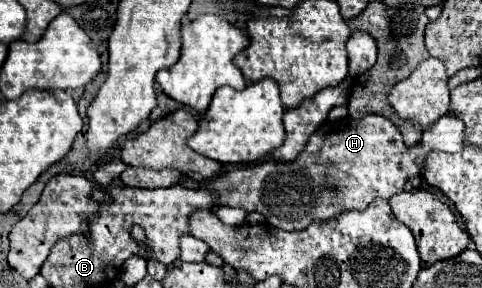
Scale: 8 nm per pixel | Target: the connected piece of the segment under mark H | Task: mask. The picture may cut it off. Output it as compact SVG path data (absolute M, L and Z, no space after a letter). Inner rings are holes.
M364 116L360 120L344 118L338 122L324 122L308 140L306 148L298 154L292 162L262 162L252 168L232 168L224 174L220 174L214 182L210 182L208 188L218 192L218 206L238 206L246 212L260 212L268 224L282 228L282 230L304 230L310 222L316 218L334 218L342 210L364 210L374 198L390 198L394 194L400 194L406 178L410 174L420 172L420 164L424 162L424 156L430 150L442 150L442 152L460 152L464 146L464 122L454 116L442 116L436 124L432 124L422 140L414 148L406 148L402 142L402 134L396 130L396 126L382 116ZM328 178L334 182L336 192L330 192Z

